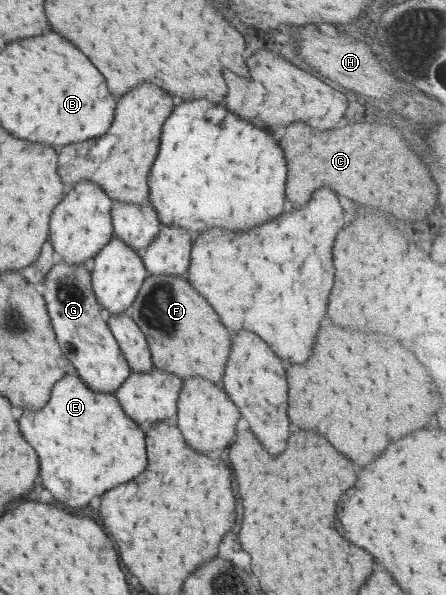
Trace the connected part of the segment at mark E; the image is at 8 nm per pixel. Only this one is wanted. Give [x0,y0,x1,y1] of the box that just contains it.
[20,365,146,509]

